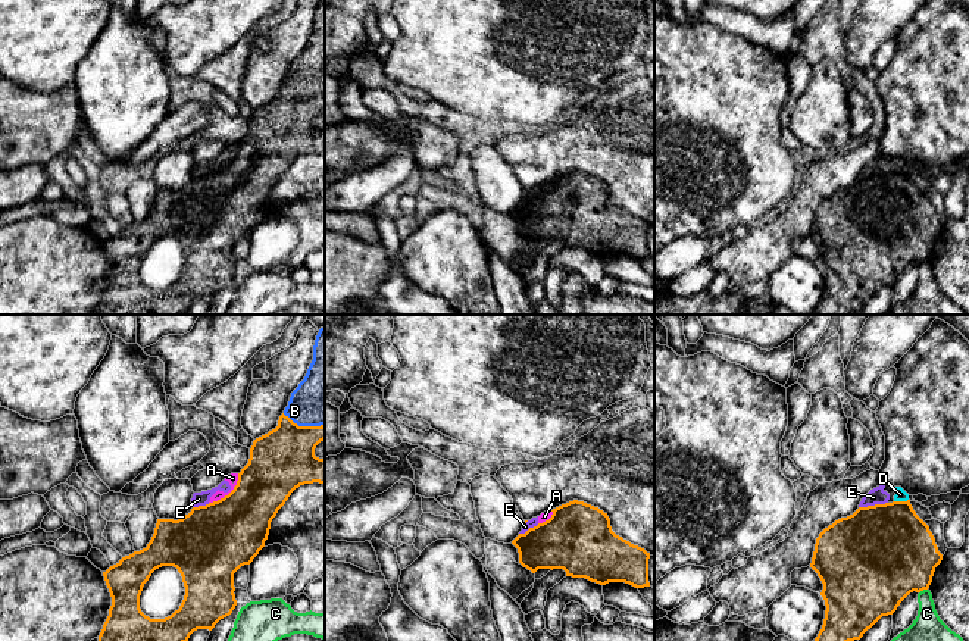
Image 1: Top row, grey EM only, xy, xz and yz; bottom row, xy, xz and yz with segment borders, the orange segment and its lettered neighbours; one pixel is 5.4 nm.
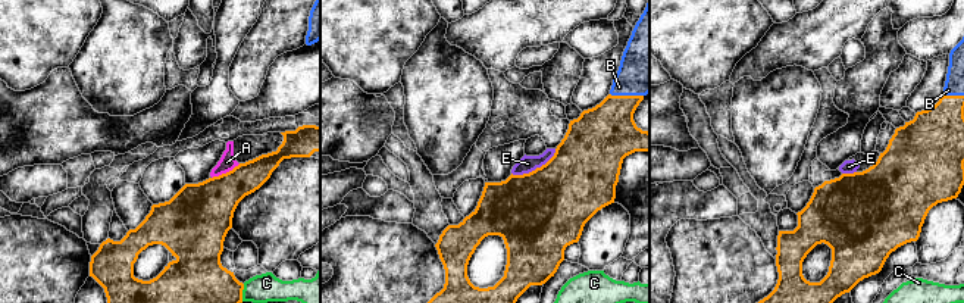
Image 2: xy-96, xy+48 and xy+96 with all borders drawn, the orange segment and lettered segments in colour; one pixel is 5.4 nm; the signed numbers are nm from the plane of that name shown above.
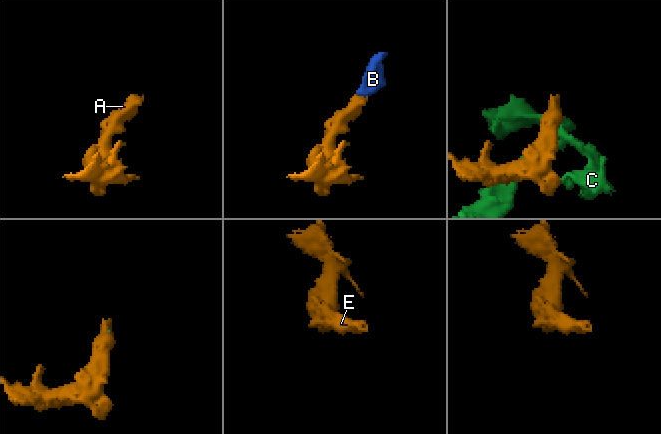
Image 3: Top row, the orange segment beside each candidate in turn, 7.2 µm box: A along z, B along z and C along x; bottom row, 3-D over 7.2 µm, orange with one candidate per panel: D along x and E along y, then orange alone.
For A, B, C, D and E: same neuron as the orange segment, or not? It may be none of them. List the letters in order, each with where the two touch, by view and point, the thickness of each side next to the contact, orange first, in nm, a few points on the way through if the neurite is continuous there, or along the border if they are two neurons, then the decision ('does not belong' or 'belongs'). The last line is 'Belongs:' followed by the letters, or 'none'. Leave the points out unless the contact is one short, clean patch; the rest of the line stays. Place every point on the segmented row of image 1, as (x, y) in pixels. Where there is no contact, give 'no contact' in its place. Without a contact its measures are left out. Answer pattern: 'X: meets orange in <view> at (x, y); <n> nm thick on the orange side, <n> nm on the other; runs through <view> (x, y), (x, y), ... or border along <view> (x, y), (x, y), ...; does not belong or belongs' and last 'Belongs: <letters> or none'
A: meets orange in xy at (230, 493); 400 nm thick on the orange side, 60 nm on the other; border along xy (238, 474), (237, 484), (227, 494), (209, 503); does not belong
B: meets orange in xy at (303, 427); 340 nm thick on the orange side, 300 nm on the other; runs through xy (281, 460), (303, 427), (324, 403), (324, 397); belongs
C: meets orange in yz at (922, 590); 460 nm thick on the orange side, 160 nm on the other; does not belong
D: meets orange in yz at (900, 502); 460 nm thick on the orange side, 60 nm on the other; border along yz (907, 499), (894, 502); does not belong
E: meets orange in yz at (872, 506); 500 nm thick on the orange side, 90 nm on the other; border along yz (887, 502), (859, 507); does not belong
Belongs: B

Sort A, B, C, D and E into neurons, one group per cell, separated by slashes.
A D E / B / C

